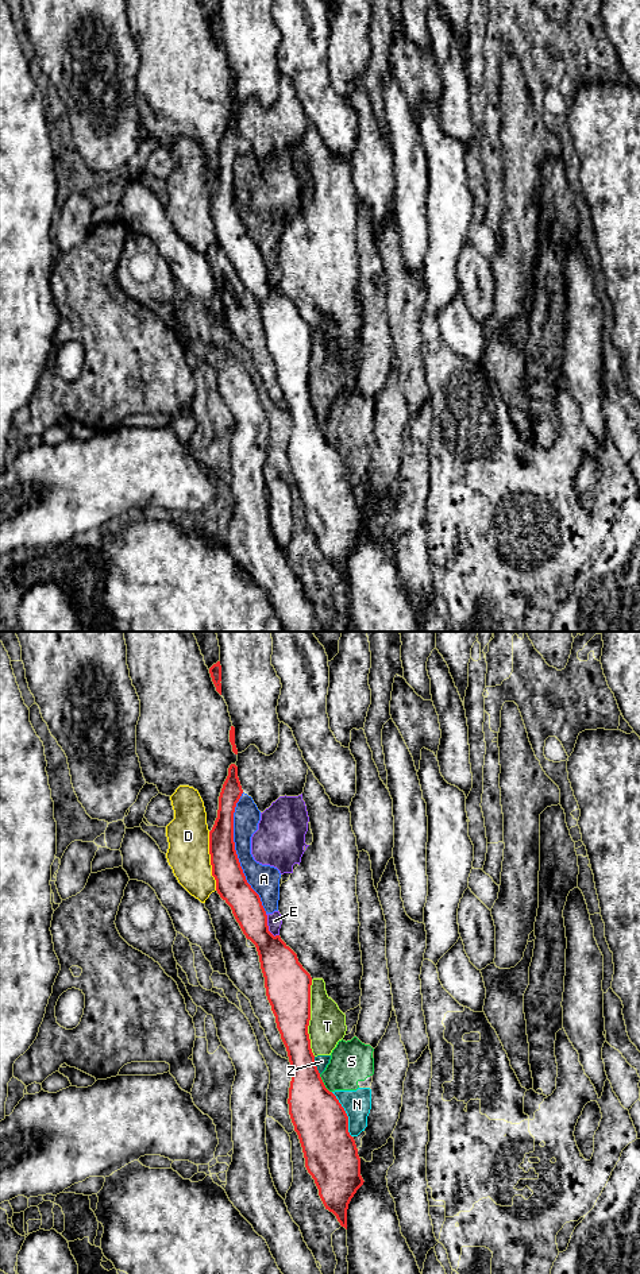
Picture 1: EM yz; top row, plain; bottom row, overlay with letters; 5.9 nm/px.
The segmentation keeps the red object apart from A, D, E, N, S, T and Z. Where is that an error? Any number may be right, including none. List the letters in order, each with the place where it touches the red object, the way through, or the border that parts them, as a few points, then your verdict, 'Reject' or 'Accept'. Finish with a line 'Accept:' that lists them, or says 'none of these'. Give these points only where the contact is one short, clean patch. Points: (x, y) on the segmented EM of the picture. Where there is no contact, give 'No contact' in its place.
A: Touches red at yz (235, 853). Reject
D: Touches red at yz (211, 861). Reject
E: Touches red at yz (268, 927). Reject
N: Touches red at yz (346, 1115). Reject
S: Touches red at yz (323, 1084). Reject
T: Touches red at yz (309, 1018). Reject
Z: Touches red at yz (315, 1065). Boundary: yz (313, 1057), (316, 1069), (320, 1073). Reject
Accept: none of these

